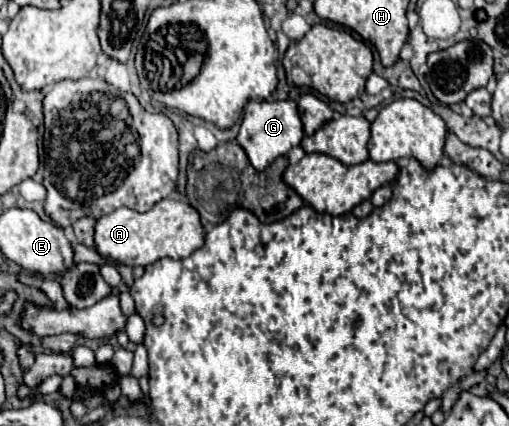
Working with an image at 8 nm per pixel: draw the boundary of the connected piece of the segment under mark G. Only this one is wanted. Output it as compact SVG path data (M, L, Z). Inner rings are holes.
M250 101L244 107L244 117L236 143L246 151L252 167L256 171L264 171L276 157L286 155L292 147L298 147L302 137L304 129L294 101Z

